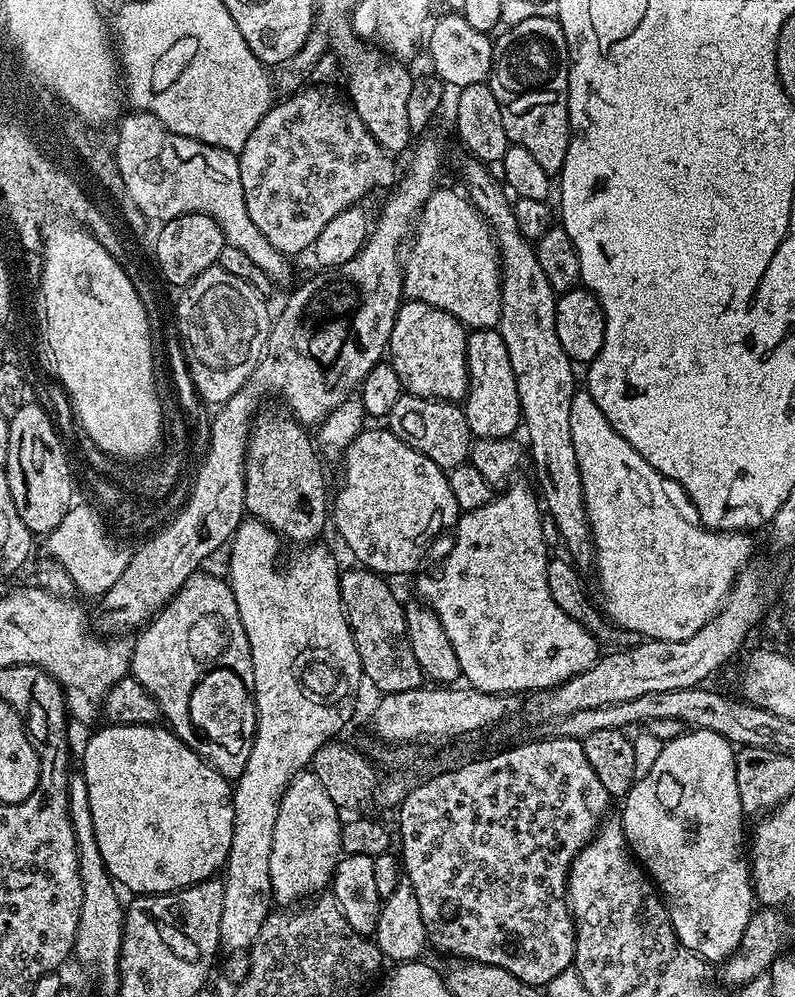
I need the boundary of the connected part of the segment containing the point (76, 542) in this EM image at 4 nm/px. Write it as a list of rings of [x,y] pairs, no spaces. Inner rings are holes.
[[[73,503],[66,518],[58,522],[54,531],[47,533],[46,540],[48,552],[52,555],[49,557],[62,565],[70,578],[74,578],[77,589],[88,596],[100,598],[110,590],[110,586],[114,586],[114,582],[118,582],[118,578],[122,578],[122,570],[126,570],[132,552],[124,544],[116,545],[116,540],[108,533],[103,518],[95,512],[97,509],[89,504]]]

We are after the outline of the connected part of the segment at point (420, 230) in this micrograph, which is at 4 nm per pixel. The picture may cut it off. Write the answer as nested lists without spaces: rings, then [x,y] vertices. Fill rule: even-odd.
[[[444,186],[437,187],[436,191],[430,194],[430,198],[424,203],[424,208],[420,212],[420,218],[416,221],[414,229],[414,239],[406,252],[404,265],[404,296],[409,300],[421,300],[435,308],[446,310],[454,318],[458,318],[460,323],[469,329],[477,328],[496,328],[500,322],[500,311],[502,310],[502,294],[500,293],[500,249],[496,247],[496,238],[491,228],[488,227],[484,217],[480,215],[477,208],[472,207],[471,200],[467,195],[451,192]]]

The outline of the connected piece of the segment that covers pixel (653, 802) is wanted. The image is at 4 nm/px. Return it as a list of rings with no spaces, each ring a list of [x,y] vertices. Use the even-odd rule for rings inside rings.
[[[692,728],[681,732],[680,736],[667,741],[661,747],[654,766],[650,766],[650,774],[637,779],[627,796],[623,797],[622,804],[624,804],[624,813],[619,813],[618,819],[624,827],[624,837],[628,843],[628,850],[636,857],[636,863],[647,872],[649,880],[656,885],[665,906],[668,908],[668,917],[674,926],[674,934],[678,934],[678,942],[682,942],[682,946],[686,946],[686,950],[698,954],[706,962],[713,962],[712,960],[723,962],[728,957],[733,956],[746,934],[746,926],[754,911],[754,889],[750,875],[750,860],[746,855],[746,832],[744,836],[746,817],[742,810],[742,802],[738,798],[734,745],[725,736],[709,728]]]

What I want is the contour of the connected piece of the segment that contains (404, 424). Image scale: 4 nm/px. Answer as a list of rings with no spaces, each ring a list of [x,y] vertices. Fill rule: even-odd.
[[[401,394],[394,402],[394,410],[386,417],[386,427],[406,446],[426,454],[430,462],[445,470],[469,463],[473,434],[466,422],[466,414],[459,403],[451,400],[430,400],[426,396]]]

